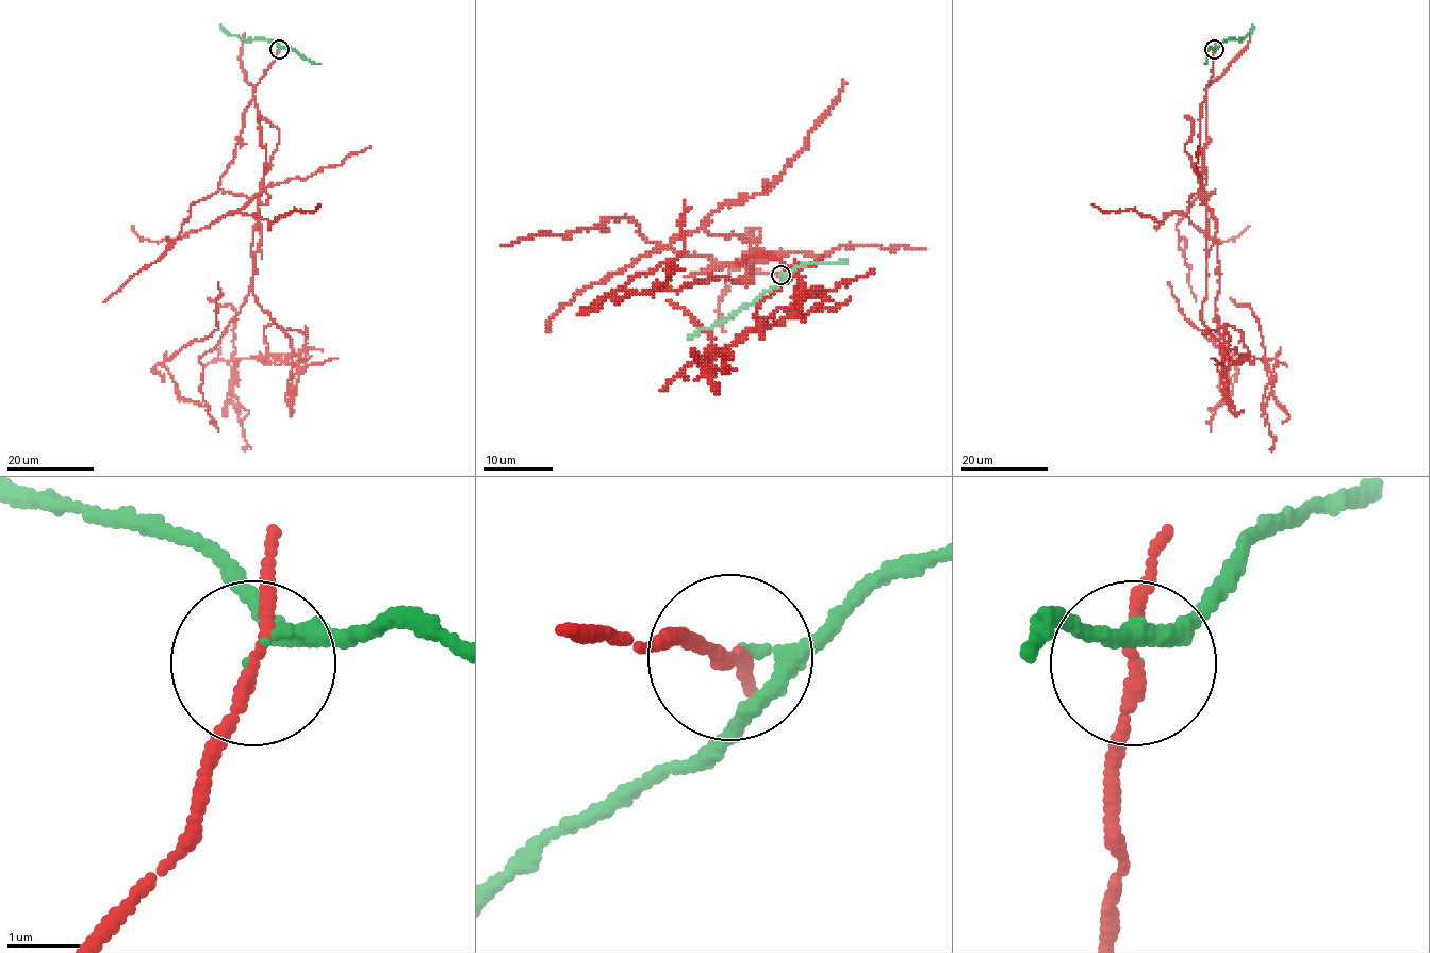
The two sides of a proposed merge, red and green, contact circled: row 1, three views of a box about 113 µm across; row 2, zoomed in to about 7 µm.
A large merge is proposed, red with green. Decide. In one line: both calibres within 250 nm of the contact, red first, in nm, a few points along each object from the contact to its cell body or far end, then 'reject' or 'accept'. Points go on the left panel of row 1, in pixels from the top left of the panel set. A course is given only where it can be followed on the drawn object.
150/80 nm | red via (278, 50), (253, 92), (279, 141), (261, 242), (199, 360), (200, 405), (164, 363), (217, 328), (217, 282) | green via (278, 50), (280, 48), (275, 43), (243, 39), (230, 34), (220, 25) | reject

